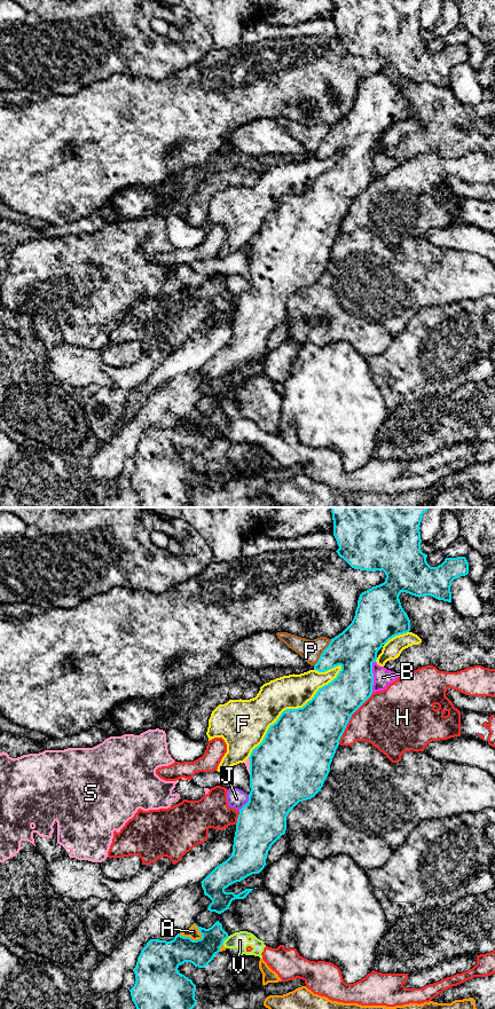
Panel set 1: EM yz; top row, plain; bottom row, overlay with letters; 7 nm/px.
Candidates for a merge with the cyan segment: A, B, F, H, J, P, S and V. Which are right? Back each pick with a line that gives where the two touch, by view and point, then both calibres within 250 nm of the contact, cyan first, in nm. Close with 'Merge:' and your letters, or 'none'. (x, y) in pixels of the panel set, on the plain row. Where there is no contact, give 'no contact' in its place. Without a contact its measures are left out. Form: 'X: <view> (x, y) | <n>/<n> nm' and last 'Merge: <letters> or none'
Merge: none

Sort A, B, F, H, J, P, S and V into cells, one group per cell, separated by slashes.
A / B P / F / H V / J / S

